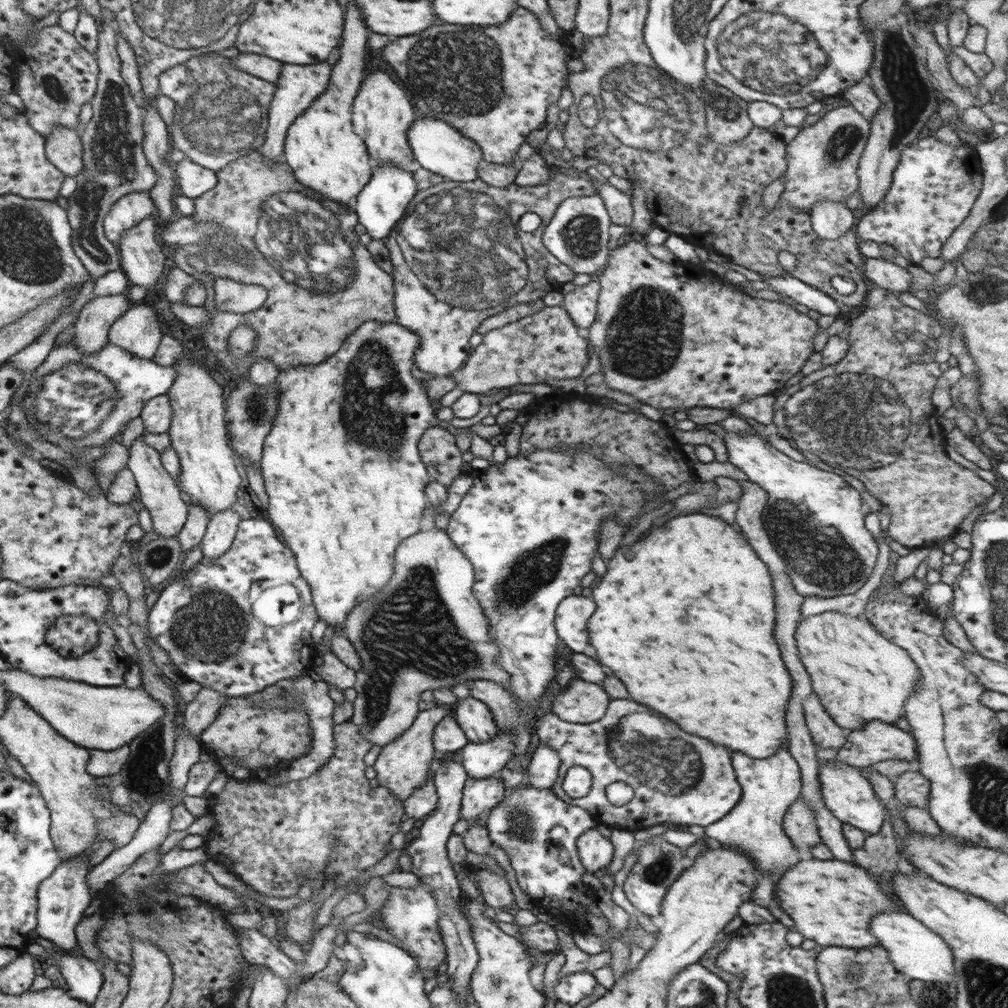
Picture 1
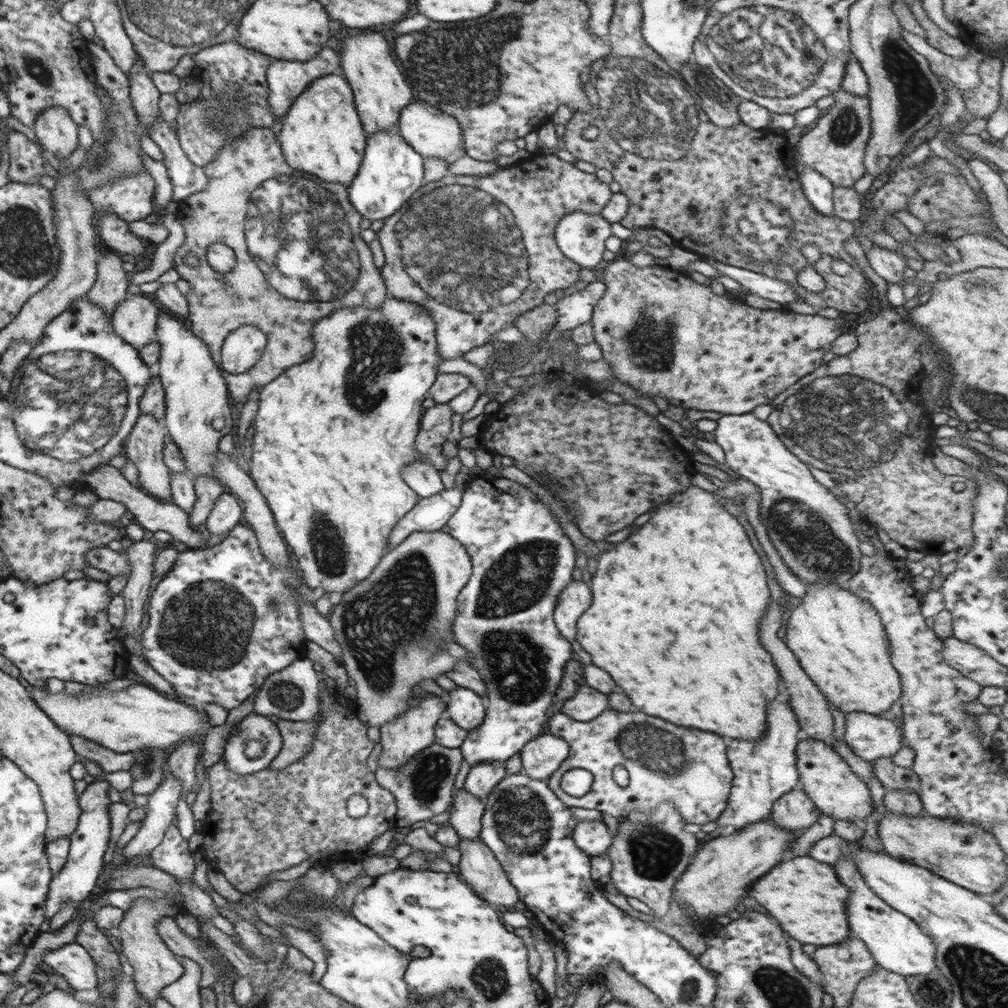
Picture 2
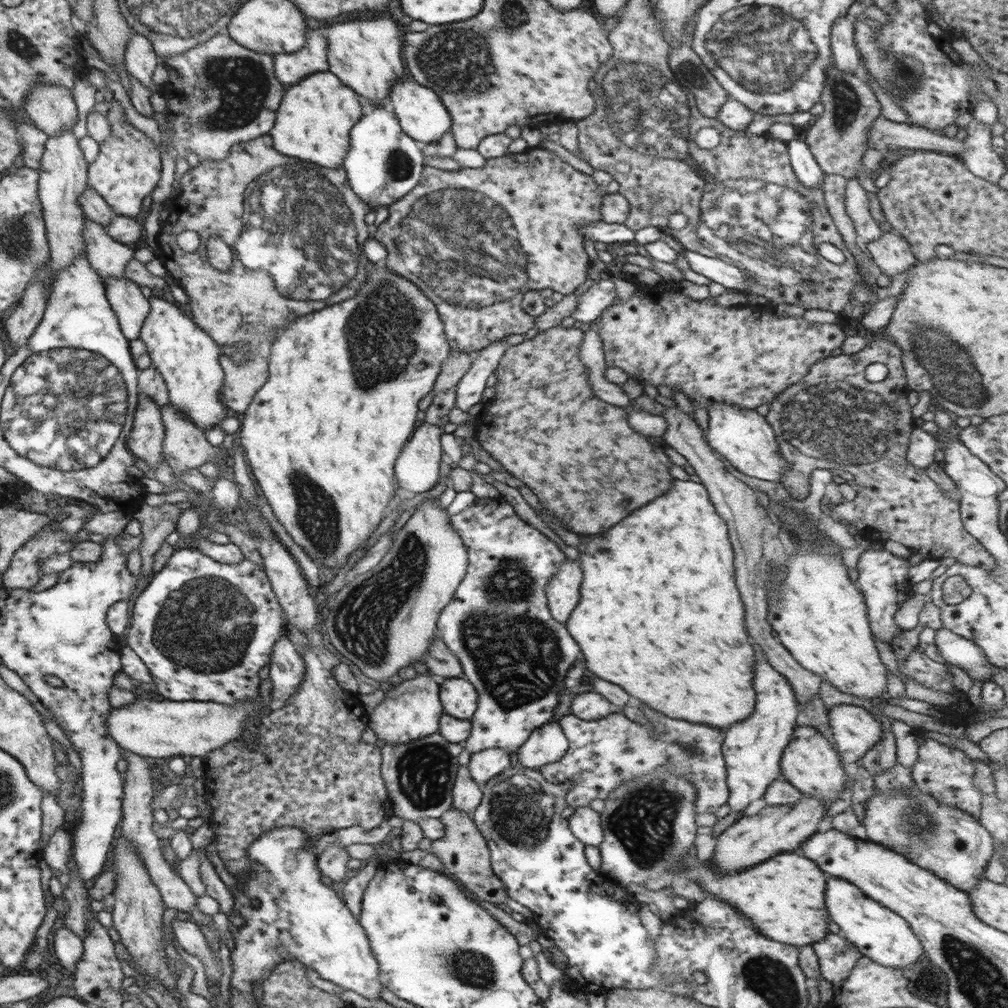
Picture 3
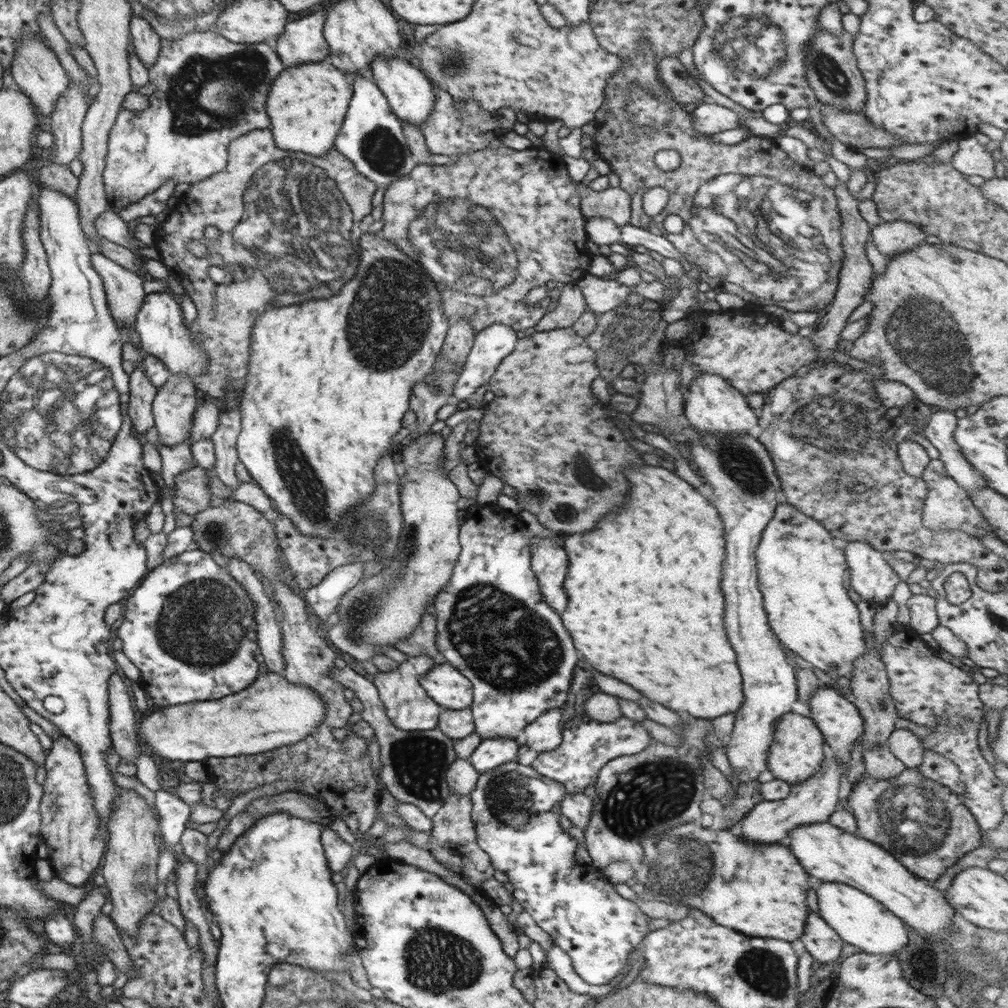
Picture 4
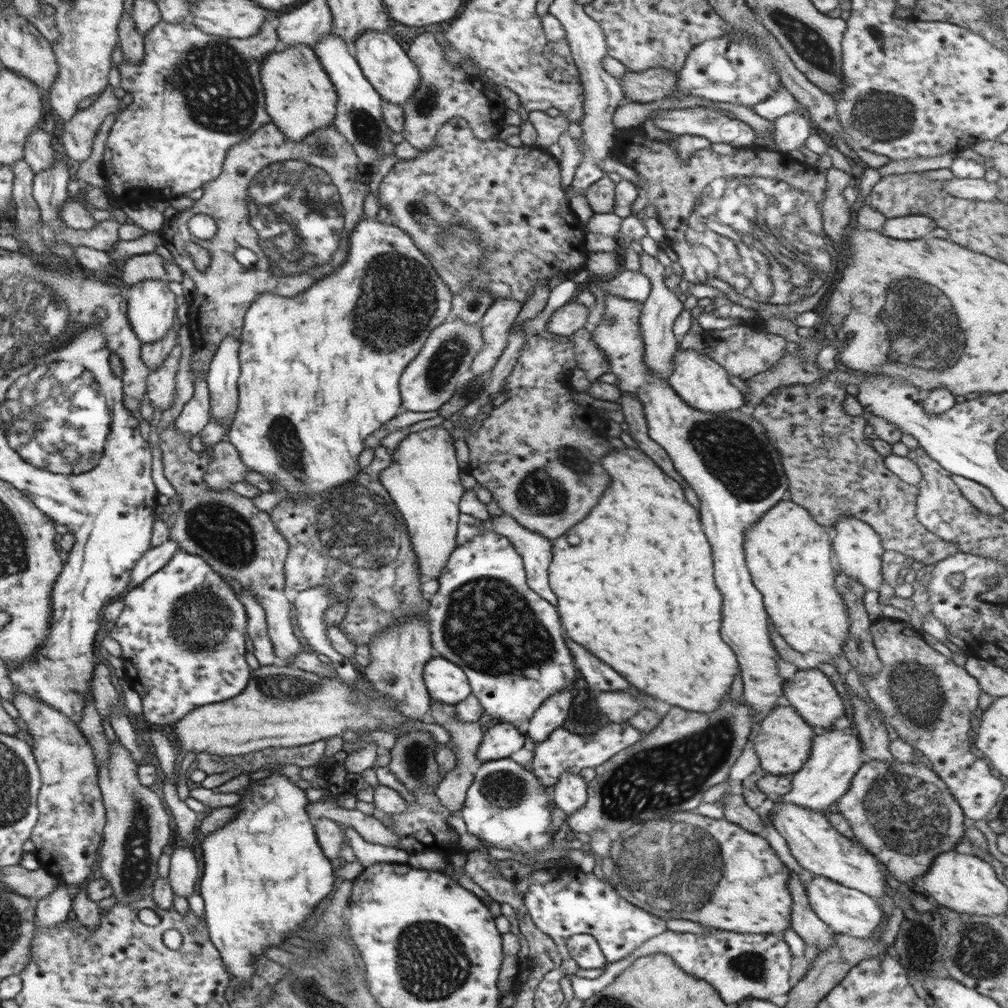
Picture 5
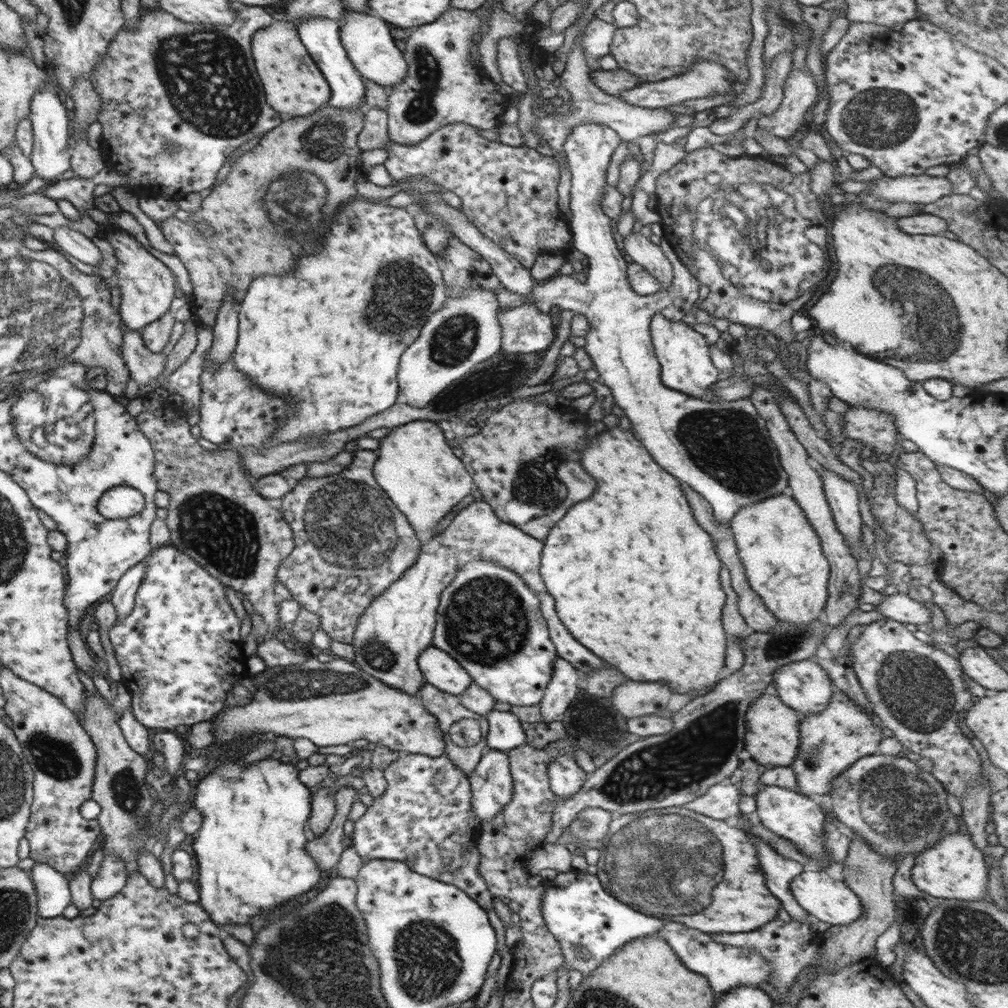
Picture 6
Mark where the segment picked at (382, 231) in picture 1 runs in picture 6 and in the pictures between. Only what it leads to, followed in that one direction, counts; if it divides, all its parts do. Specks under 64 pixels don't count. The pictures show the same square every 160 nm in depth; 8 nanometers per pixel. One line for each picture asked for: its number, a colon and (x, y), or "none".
2: (391, 171)
3: (383, 163)
4: (371, 137)
5: (359, 117)
6: (321, 36)

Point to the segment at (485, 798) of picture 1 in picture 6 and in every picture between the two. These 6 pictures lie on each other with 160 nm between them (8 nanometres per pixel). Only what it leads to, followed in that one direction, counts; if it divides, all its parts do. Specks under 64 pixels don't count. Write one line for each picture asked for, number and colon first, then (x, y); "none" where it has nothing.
2: (482, 777)
3: (483, 765)
4: (490, 753)
5: (499, 741)
6: (505, 732)

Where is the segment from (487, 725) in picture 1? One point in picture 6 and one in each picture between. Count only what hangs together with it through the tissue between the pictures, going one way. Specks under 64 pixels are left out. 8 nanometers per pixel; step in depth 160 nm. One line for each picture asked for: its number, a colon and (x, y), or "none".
2: (467, 709)
3: (458, 696)
4: (446, 685)
5: (446, 682)
6: (439, 669)

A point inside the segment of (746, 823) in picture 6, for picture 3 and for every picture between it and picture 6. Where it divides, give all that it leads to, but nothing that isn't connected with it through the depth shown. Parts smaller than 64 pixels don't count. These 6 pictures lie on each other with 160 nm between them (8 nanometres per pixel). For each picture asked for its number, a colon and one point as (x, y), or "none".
3: (836, 961)
4: (820, 939)
5: (805, 921)

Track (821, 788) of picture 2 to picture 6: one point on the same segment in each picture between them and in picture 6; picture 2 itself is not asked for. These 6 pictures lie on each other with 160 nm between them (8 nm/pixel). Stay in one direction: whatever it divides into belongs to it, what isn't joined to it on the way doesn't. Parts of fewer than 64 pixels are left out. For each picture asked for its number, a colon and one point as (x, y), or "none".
3: (810, 762)
4: (797, 752)
5: (783, 738)
6: (772, 738)

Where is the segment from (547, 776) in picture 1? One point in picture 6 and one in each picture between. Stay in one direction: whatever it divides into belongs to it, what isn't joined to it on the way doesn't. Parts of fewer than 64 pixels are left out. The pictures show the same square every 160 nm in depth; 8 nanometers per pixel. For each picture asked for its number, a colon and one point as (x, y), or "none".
2: (541, 757)
3: (548, 743)
4: (543, 735)
5: (552, 713)
6: (565, 684)

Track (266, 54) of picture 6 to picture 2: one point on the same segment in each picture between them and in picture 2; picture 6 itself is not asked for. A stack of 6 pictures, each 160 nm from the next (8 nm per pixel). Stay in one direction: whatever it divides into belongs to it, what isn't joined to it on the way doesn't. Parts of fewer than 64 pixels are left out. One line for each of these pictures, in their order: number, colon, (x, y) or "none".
2: (322, 134)
3: (316, 115)
4: (307, 104)
5: (300, 99)

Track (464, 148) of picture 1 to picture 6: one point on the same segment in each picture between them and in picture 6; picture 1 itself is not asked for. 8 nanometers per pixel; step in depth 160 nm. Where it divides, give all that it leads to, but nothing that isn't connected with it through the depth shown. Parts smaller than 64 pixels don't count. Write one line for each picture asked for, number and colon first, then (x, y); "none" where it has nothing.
2: (435, 135)
3: (421, 115)
4: (411, 96)
5: (386, 65)
6: (369, 42)

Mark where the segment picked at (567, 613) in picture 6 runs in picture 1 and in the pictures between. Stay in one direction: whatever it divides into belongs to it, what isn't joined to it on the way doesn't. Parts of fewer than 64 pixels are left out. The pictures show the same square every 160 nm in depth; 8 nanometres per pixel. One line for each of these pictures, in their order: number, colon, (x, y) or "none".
1: (684, 617)
2: (675, 611)
3: (659, 614)
4: (661, 554)
5: (634, 580)

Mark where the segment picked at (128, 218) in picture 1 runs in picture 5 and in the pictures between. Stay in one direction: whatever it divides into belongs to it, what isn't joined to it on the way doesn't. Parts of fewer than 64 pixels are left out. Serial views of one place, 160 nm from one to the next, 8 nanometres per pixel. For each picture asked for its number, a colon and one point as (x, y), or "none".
2: (130, 198)
3: (127, 169)
4: (209, 91)
5: (194, 96)

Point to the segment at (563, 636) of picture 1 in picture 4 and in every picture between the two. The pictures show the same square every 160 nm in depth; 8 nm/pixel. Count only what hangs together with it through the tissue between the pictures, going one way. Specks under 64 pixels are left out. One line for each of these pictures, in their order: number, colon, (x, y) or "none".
2: (576, 598)
3: (562, 594)
4: (550, 563)

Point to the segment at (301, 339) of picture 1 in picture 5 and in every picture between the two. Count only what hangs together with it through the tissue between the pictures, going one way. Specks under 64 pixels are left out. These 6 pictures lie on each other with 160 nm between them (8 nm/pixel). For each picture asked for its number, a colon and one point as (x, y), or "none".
2: (300, 257)
3: (297, 229)
4: (289, 223)
5: (292, 203)

